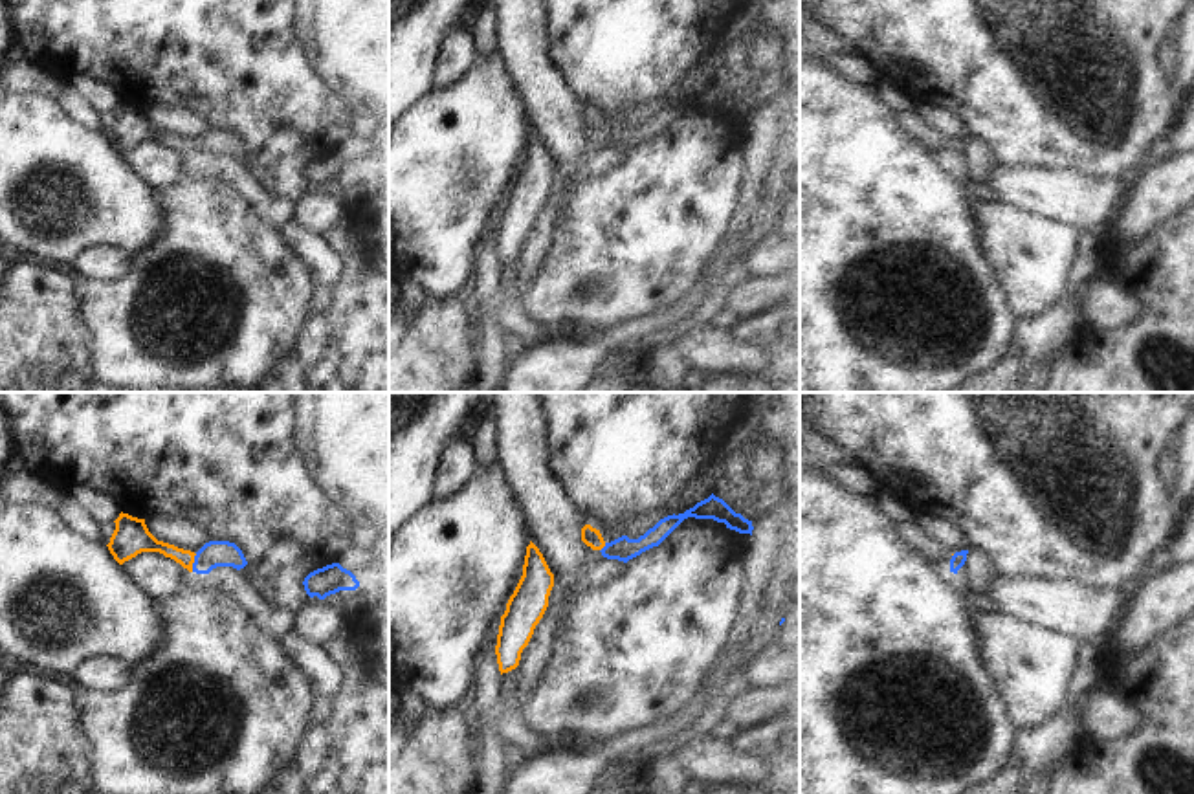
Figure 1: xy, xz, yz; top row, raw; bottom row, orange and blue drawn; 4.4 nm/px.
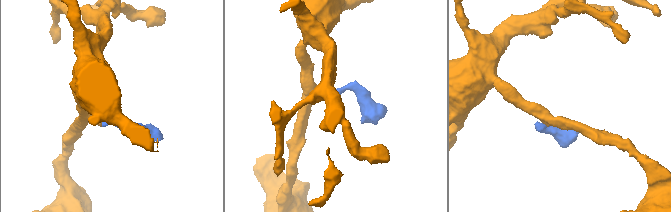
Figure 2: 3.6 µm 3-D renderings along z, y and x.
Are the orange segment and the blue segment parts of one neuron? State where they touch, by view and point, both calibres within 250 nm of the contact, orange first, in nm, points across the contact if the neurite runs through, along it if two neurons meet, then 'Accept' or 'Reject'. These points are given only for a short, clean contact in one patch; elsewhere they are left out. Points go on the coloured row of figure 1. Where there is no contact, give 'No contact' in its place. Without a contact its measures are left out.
Touches orange at xy (193, 562). Thickness 100 nm (orange) against 120 nm. Path across: xy (142, 540), (193, 562), (204, 562), (213, 554). Accept.

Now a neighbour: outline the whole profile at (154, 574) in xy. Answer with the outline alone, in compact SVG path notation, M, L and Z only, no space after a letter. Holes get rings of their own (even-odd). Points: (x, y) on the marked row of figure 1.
M141 552L123 563L125 576L152 601L176 592L189 578L189 570L160 552Z

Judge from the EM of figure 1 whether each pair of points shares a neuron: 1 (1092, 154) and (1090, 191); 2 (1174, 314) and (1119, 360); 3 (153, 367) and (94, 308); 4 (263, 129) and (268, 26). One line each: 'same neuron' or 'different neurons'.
1: different neurons
2: same neuron
3: same neuron
4: same neuron

